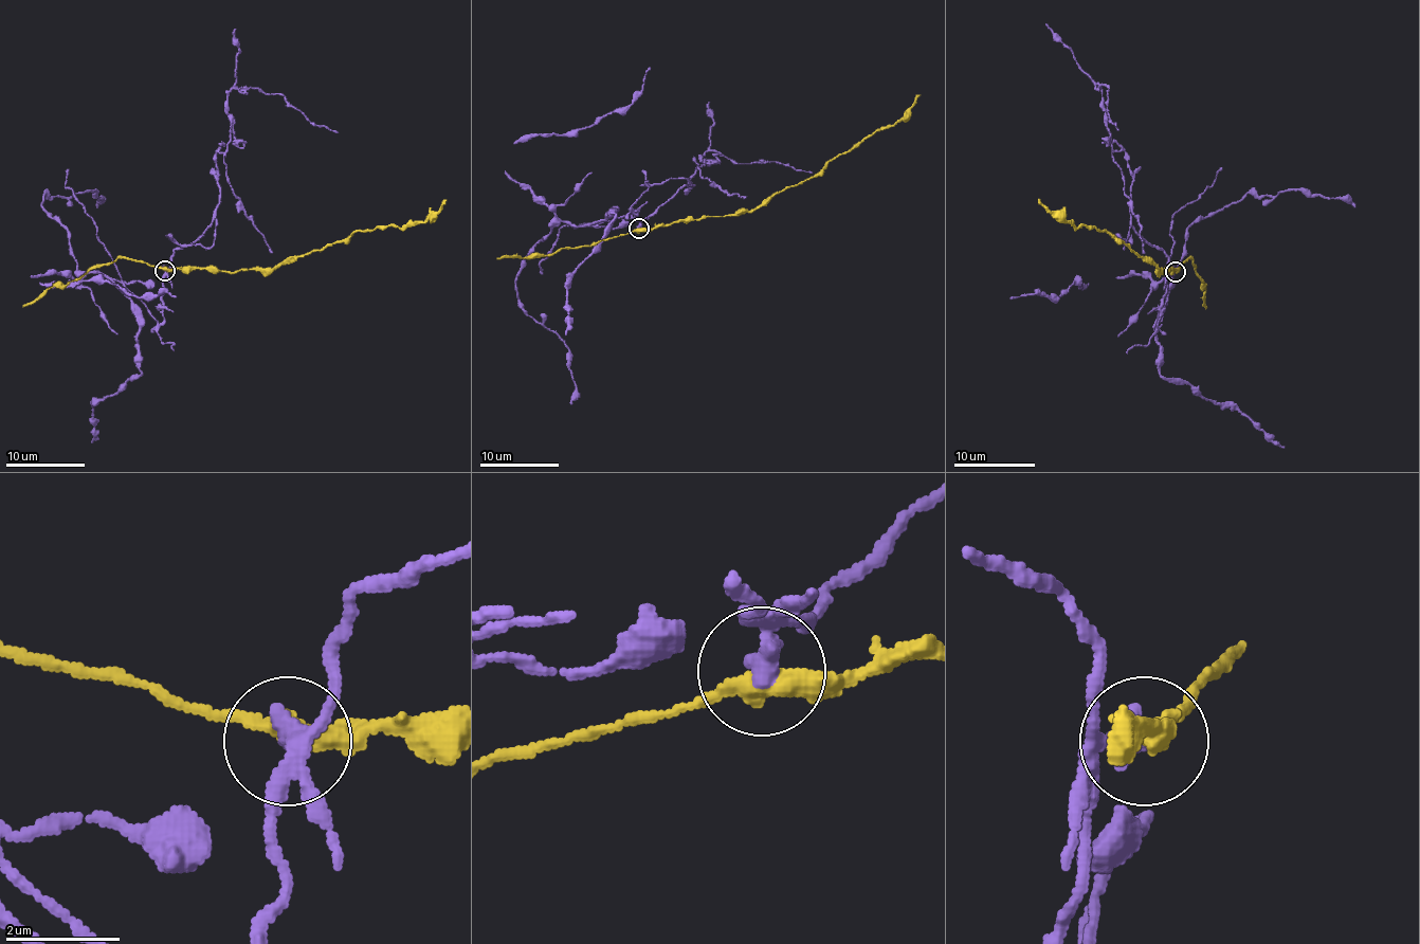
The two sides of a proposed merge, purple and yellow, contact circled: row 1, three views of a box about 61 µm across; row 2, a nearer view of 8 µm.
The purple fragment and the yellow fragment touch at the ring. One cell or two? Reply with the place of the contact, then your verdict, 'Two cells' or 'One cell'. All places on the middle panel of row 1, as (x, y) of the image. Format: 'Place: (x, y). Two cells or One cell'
Place: (639, 228). Two cells

